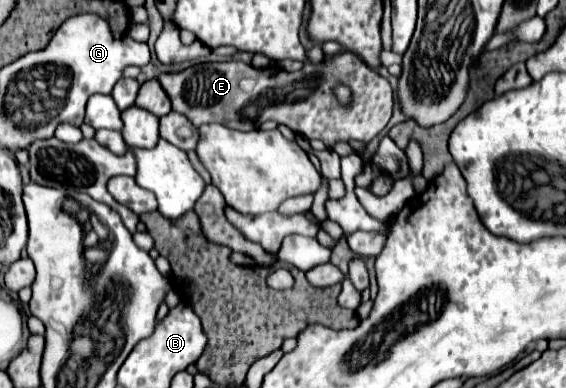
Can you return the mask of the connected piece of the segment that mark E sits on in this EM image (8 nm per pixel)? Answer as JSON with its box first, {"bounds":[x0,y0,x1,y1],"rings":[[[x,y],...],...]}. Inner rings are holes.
{"bounds":[157,52,393,148],"rings":[[[341,52],[333,58],[321,60],[319,64],[307,62],[299,72],[287,72],[279,66],[259,70],[253,68],[251,64],[229,60],[229,62],[201,62],[181,72],[159,74],[157,80],[171,98],[173,110],[185,114],[197,128],[201,124],[217,122],[233,130],[255,130],[259,128],[261,122],[275,120],[277,124],[289,126],[293,132],[305,134],[309,140],[313,138],[323,140],[327,148],[333,148],[337,140],[371,142],[371,138],[377,136],[387,126],[393,112],[393,88],[387,82],[387,78],[371,70],[357,54],[351,52]],[[335,84],[347,84],[347,88],[351,88],[351,108],[343,108],[343,104],[335,100]]]}

